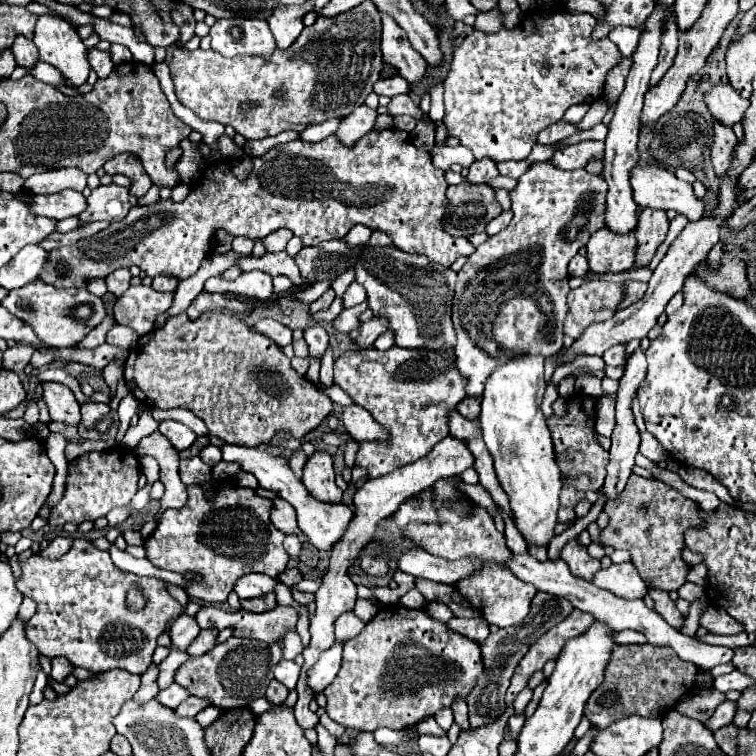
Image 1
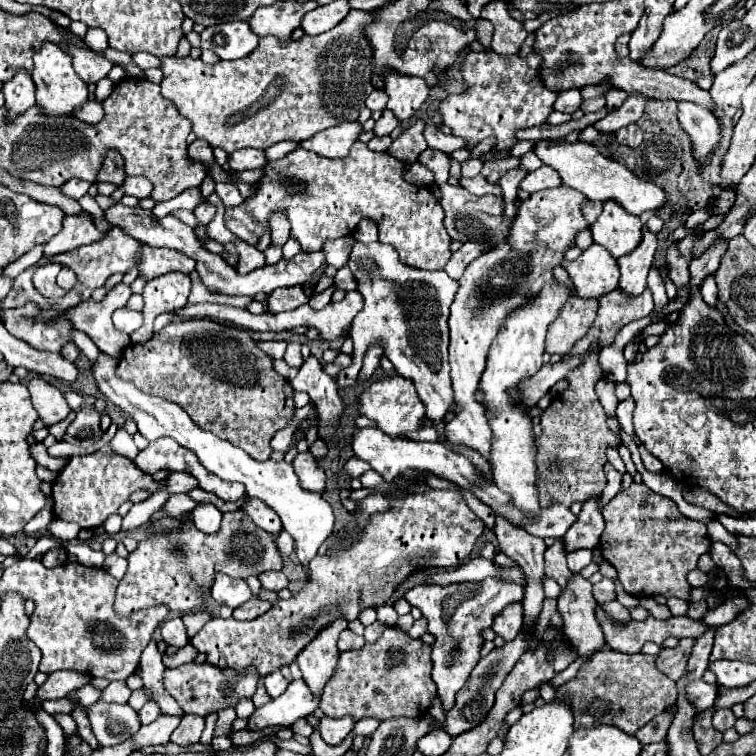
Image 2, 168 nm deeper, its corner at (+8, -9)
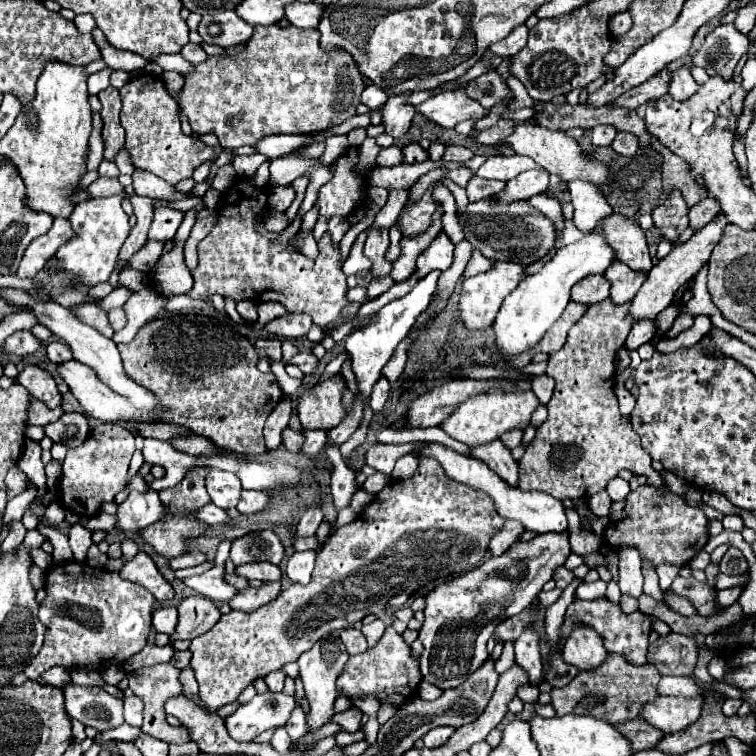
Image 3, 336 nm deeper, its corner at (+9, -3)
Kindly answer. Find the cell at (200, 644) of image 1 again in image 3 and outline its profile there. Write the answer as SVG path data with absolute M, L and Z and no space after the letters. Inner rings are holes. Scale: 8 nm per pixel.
M145 645L143 651L139 651L137 655L133 655L133 659L129 659L129 663L125 663L127 671L135 671L143 665L157 665L157 663L169 663L171 657L175 655L175 649L171 645L165 647L157 647L157 645Z

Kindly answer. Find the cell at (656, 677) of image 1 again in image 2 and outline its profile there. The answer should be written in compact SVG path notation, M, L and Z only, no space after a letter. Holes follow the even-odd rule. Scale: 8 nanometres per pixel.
M602 649L592 659L582 663L578 675L566 685L562 685L556 695L568 695L576 729L616 725L624 733L634 735L658 713L674 705L678 697L676 683L664 673L660 673L654 661L654 655L628 655L612 649Z

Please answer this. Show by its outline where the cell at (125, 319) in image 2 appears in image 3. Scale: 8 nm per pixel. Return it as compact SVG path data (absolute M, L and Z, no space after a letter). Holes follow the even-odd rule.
M111 309L111 311L109 311L109 323L111 323L111 327L113 327L115 331L123 329L125 323L127 323L125 311L123 311L123 309Z

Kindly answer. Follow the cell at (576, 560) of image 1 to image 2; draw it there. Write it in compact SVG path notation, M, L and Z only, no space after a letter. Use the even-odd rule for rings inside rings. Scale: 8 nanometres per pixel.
M572 575L566 591L558 597L558 611L564 619L562 635L574 645L578 657L592 657L604 647L602 627L596 621L592 583L580 575Z

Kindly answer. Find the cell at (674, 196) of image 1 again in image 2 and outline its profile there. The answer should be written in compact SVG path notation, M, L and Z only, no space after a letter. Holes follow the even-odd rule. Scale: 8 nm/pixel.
M536 141L534 153L538 155L538 159L544 165L558 171L558 175L562 179L562 185L580 191L582 195L586 195L592 201L608 201L608 199L612 199L632 215L640 215L644 211L656 211L656 209L660 209L664 205L664 191L656 183L638 179L622 163L604 157L592 143Z

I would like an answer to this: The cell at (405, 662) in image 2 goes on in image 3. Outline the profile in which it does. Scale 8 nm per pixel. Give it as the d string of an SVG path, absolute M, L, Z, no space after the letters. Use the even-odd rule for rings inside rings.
M387 627L375 647L349 657L345 671L337 677L337 689L349 699L369 695L375 697L381 705L401 707L417 697L421 679L423 677L419 669L419 657L413 657L411 645L405 643L401 633L397 633L393 627Z

